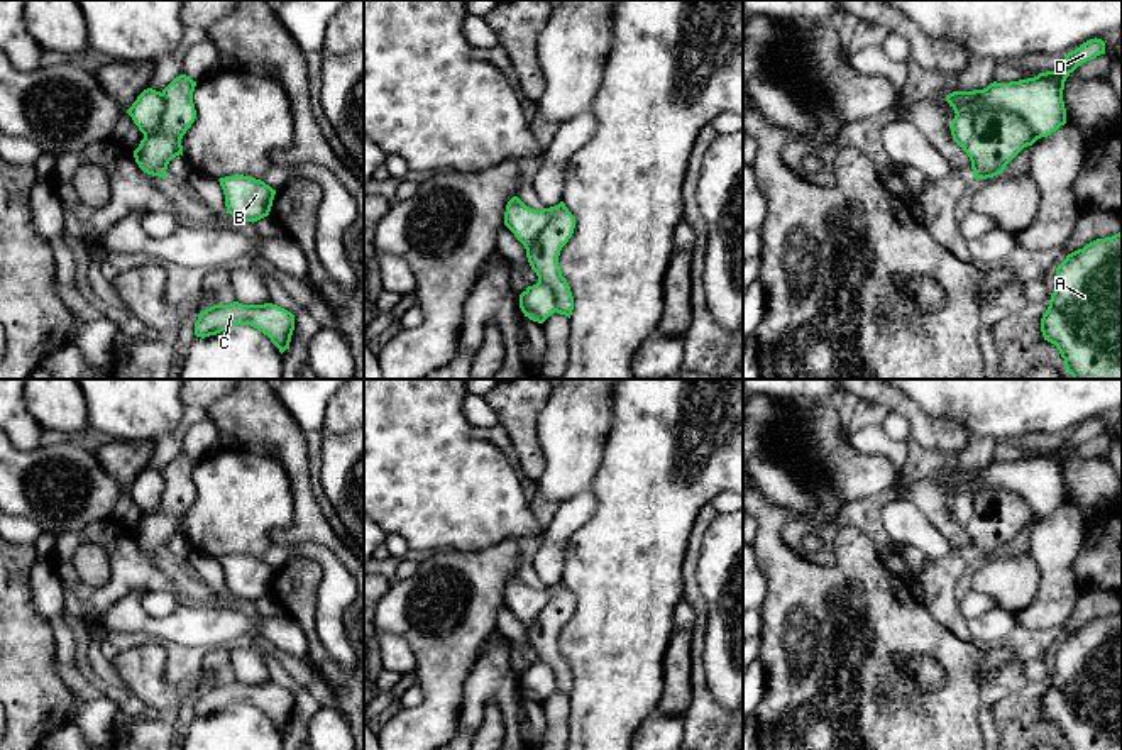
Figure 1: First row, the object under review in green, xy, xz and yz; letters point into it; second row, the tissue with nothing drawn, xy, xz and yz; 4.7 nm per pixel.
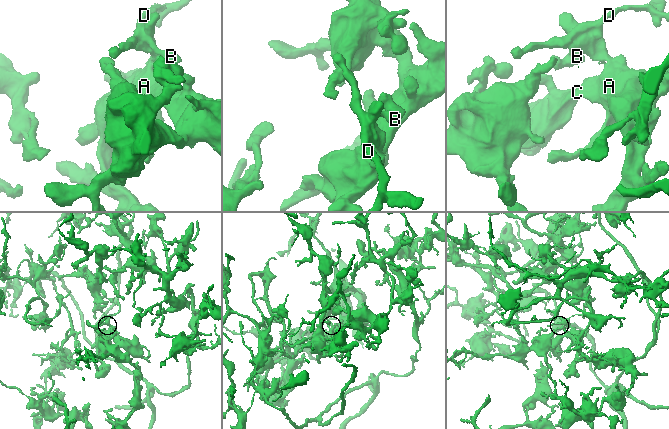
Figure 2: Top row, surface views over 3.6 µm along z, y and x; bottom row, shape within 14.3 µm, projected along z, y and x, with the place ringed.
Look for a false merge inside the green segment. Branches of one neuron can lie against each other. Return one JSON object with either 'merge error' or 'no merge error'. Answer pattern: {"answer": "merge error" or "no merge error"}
{"answer": "no merge error"}

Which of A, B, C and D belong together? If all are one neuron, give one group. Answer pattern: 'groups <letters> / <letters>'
groups A B C D

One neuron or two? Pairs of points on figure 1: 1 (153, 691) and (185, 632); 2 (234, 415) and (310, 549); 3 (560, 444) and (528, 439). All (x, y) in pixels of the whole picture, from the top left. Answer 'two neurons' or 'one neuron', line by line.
1: two neurons
2: two neurons
3: two neurons

